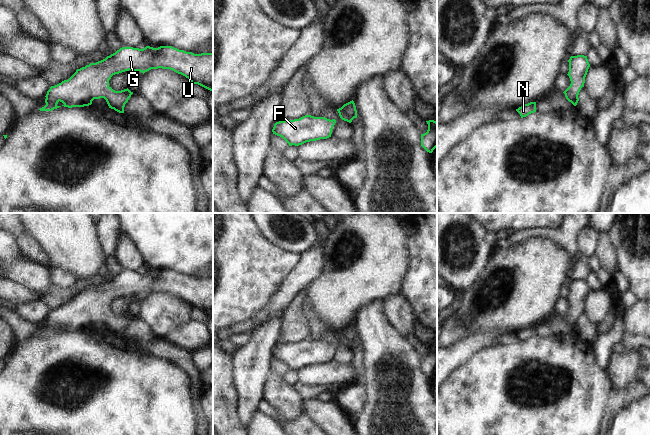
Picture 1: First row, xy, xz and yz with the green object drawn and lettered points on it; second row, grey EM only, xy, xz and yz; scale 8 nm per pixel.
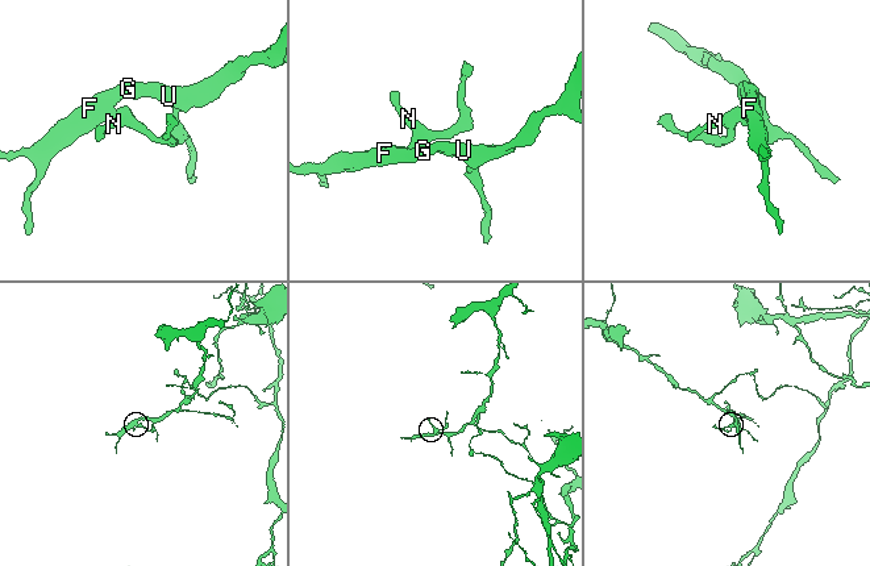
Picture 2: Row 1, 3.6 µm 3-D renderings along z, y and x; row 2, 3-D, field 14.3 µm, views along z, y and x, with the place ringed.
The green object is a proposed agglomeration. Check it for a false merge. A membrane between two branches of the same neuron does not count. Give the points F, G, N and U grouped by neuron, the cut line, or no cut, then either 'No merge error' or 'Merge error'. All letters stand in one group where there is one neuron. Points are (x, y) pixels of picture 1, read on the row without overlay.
Groups: F G N U. No split. No merge error.

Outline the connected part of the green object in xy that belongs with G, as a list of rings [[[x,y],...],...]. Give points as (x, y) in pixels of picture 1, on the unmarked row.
[[[146,270],[143,273],[122,271],[101,285],[90,287],[85,291],[77,293],[68,304],[51,310],[45,320],[46,329],[39,334],[52,335],[57,333],[61,331],[57,329],[59,325],[63,327],[62,330],[72,332],[89,330],[94,323],[104,322],[109,332],[119,337],[124,337],[125,328],[128,326],[133,316],[128,312],[121,315],[113,314],[109,310],[111,301],[129,294],[140,295],[144,298],[151,293],[158,292],[173,294],[188,302],[192,308],[198,308],[213,315],[213,277],[194,278],[172,270],[160,270],[158,272]]]

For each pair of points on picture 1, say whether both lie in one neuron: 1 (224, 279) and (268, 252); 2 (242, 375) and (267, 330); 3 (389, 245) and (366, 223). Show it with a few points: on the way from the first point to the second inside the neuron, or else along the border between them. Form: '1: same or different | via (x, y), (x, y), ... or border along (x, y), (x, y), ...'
1: same | via (235, 270), (252, 268), (257, 263)
2: same | via (250, 364), (262, 341)
3: same | via (383, 240), (372, 229)

